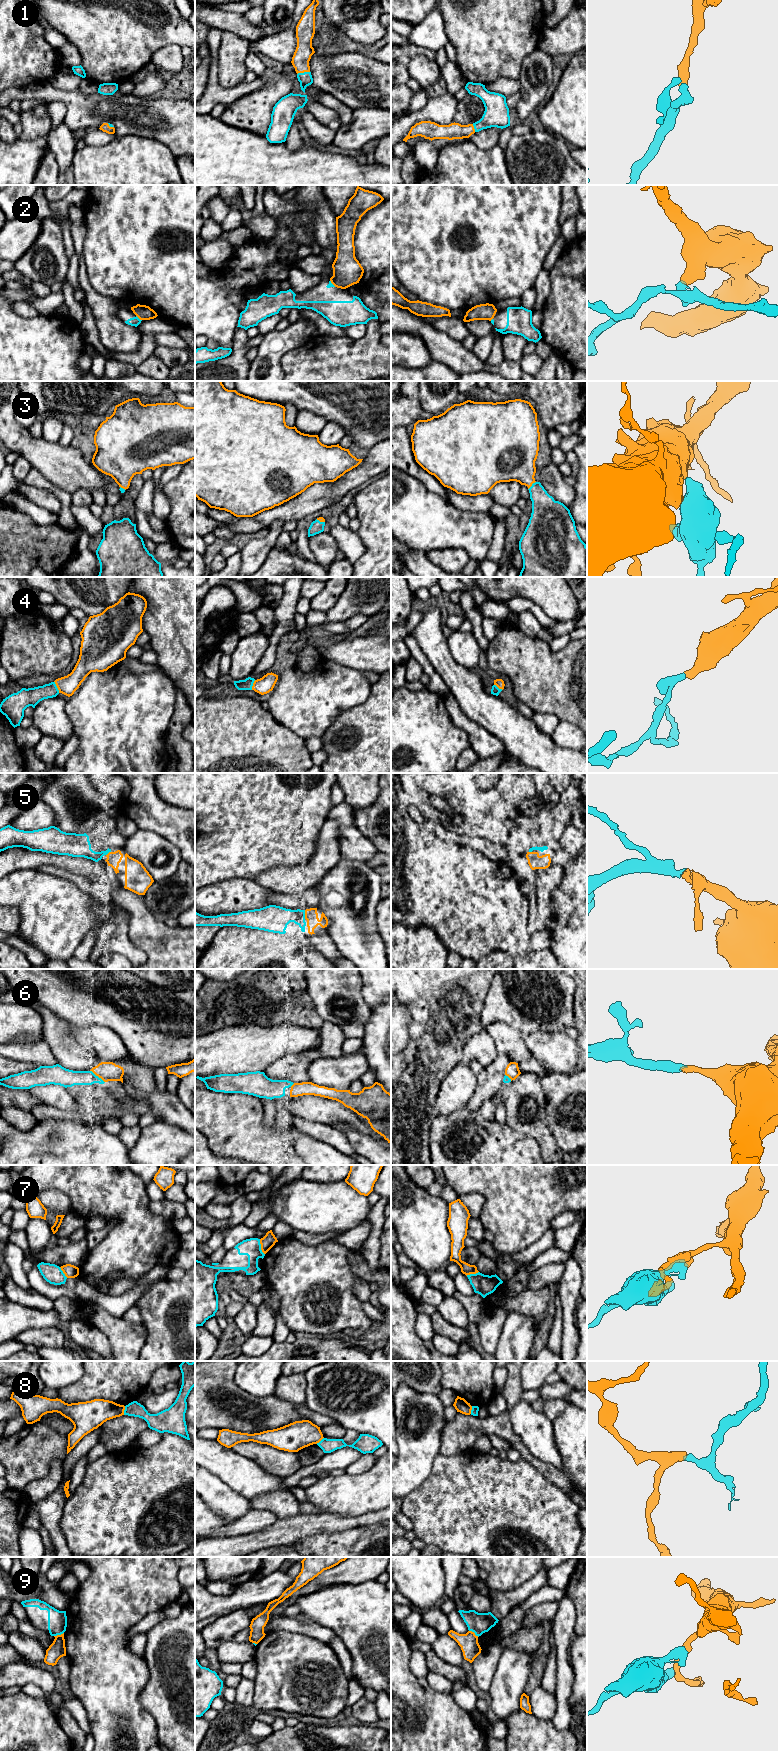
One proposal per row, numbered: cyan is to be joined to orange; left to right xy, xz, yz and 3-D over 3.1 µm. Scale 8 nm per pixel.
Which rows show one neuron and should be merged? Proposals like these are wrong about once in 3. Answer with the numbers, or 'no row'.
1, 3, 4, 5, 6

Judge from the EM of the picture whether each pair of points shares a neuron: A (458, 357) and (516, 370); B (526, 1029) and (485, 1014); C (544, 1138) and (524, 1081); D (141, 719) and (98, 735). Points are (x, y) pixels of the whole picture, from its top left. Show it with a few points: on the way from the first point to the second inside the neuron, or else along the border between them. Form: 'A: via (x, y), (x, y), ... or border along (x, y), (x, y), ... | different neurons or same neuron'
A: border along (486, 362), (484, 370) | different neurons
B: via (516, 1019), (511, 1014), (495, 1014) | same neuron
C: via (527, 1126), (517, 1123), (514, 1116), (518, 1098) | same neuron
D: via (130, 719), (127, 719), (109, 735) | same neuron

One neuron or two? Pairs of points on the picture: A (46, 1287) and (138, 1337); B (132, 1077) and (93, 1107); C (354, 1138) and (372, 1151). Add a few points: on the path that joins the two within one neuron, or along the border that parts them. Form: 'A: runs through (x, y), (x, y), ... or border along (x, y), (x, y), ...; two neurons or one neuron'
A: border along (78, 1302), (95, 1301), (101, 1306); two neurons
B: border along (127, 1088), (133, 1088), (141, 1092), (147, 1101); two neurons
C: runs through (358, 1140), (368, 1147); one neuron

